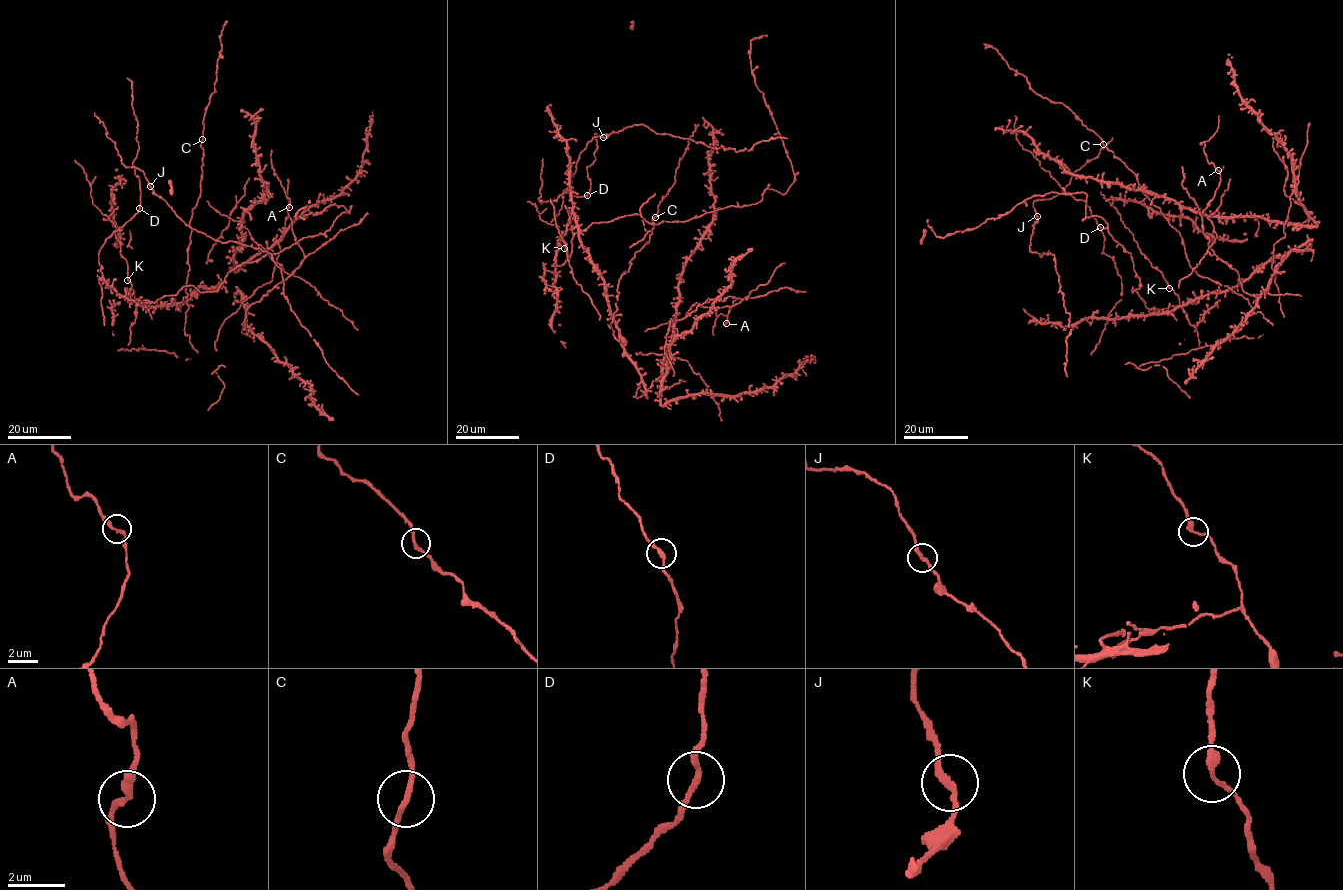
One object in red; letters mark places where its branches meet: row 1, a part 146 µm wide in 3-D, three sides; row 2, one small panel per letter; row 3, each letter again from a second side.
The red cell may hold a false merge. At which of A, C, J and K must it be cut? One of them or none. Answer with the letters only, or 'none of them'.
none of them

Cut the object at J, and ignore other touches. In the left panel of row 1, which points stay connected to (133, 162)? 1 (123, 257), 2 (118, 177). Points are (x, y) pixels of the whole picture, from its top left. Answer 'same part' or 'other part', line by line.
1: other part
2: other part

